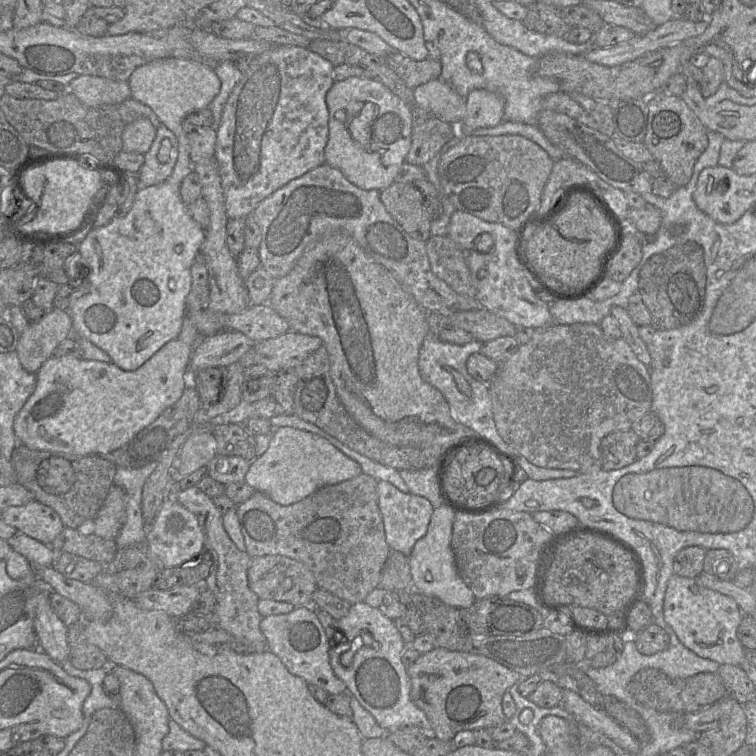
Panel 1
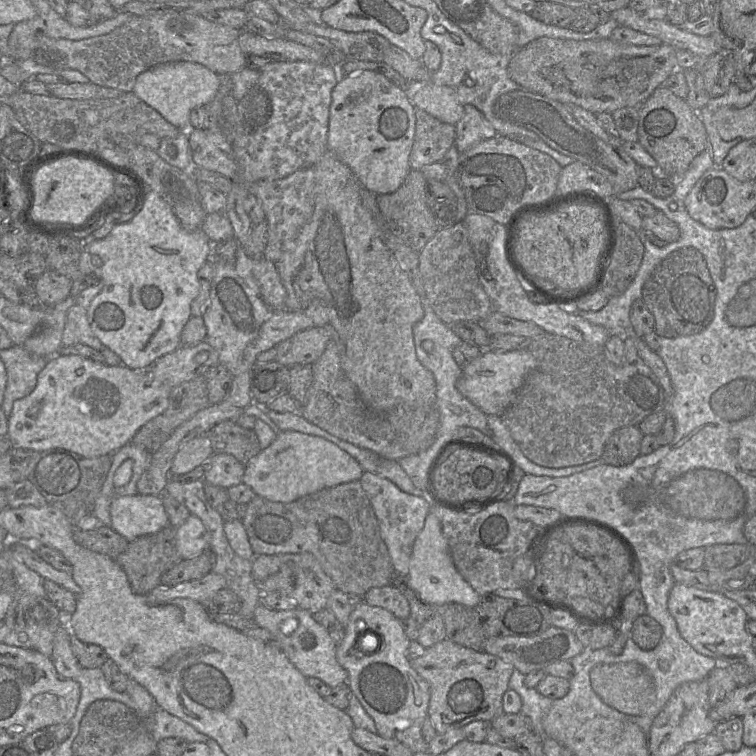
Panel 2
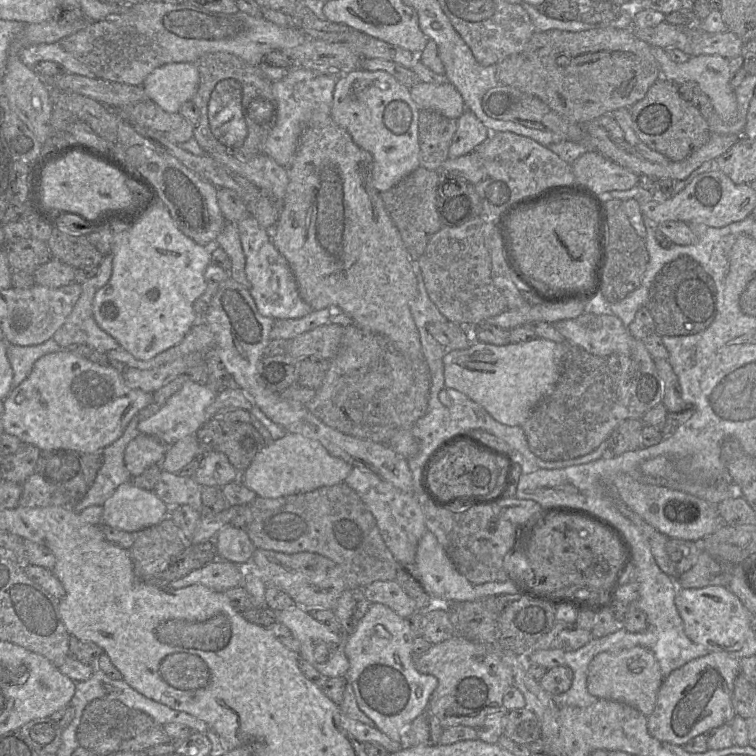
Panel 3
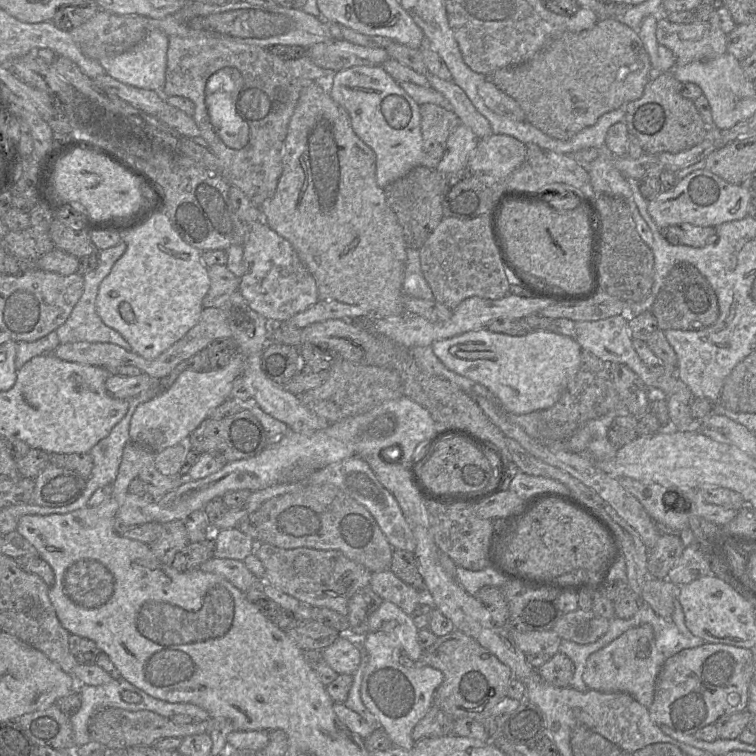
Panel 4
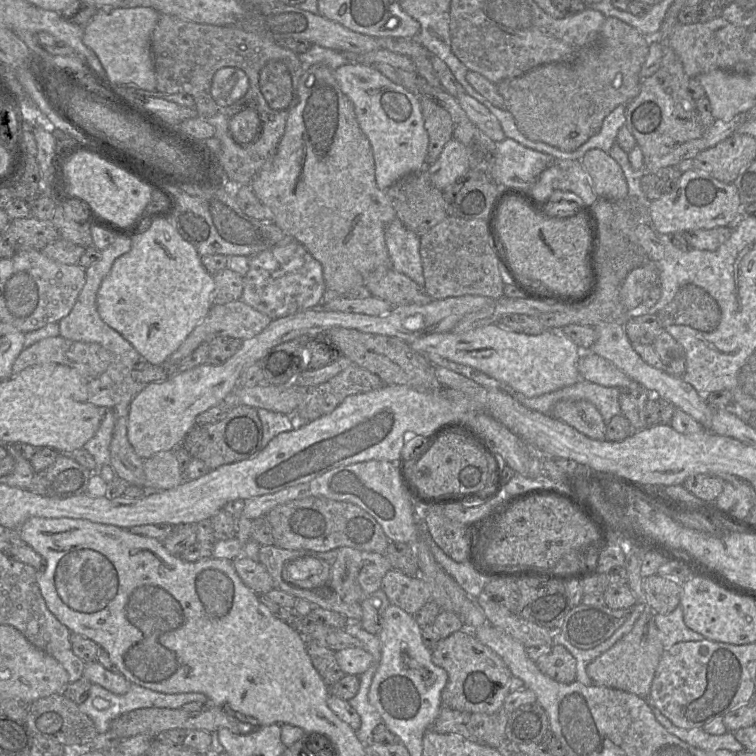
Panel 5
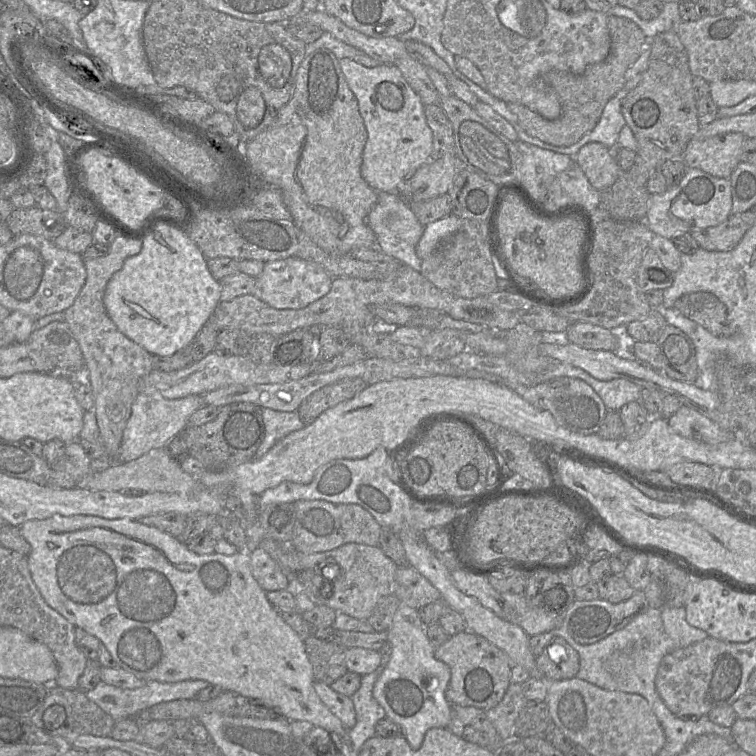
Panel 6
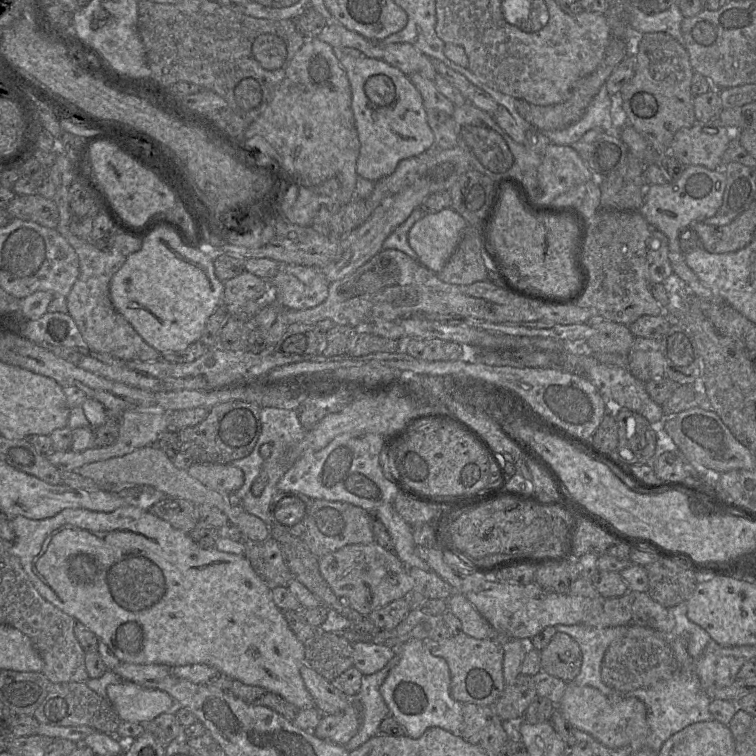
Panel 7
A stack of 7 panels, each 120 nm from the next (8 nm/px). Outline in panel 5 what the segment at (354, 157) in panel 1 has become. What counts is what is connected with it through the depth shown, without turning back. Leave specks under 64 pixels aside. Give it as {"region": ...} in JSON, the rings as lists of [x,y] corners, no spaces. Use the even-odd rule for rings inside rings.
{"region":[[[349,63],[336,69],[334,75],[340,89],[352,102],[360,129],[371,145],[377,187],[386,191],[404,176],[422,171],[427,165],[429,137],[424,127],[420,96],[413,94],[402,85],[393,83],[373,66]]]}

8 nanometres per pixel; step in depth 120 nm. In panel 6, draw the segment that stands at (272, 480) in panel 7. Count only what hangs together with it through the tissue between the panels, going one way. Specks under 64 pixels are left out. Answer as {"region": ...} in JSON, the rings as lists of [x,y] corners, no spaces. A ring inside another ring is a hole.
{"region":[[[263,407],[261,413],[264,422],[264,438],[253,459],[261,458],[277,441],[290,432],[304,427],[296,411],[283,412]]]}

